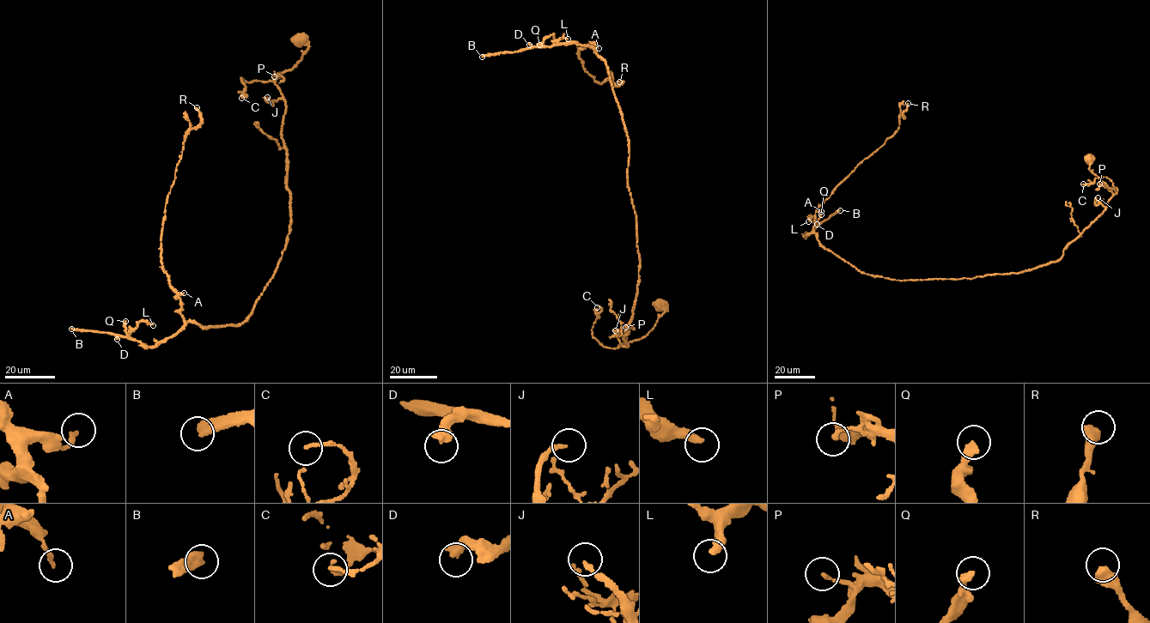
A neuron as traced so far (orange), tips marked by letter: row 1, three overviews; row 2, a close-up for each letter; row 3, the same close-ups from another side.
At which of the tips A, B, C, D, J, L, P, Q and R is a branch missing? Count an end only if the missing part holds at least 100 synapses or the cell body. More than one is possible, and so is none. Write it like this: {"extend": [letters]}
{"extend": ["B"]}

